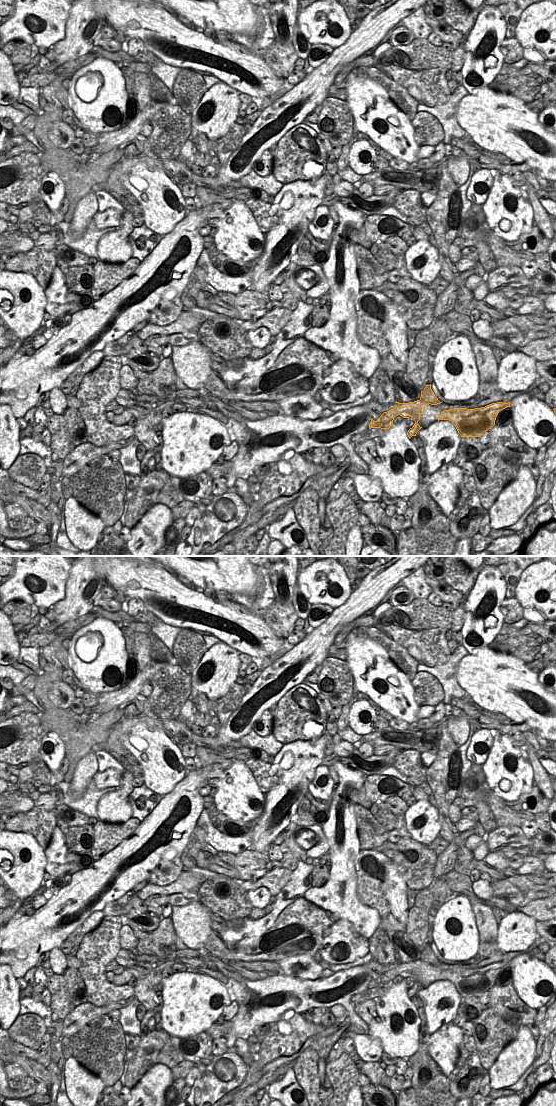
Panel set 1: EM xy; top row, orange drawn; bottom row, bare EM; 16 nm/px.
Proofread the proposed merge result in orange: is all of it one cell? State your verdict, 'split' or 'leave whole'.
split

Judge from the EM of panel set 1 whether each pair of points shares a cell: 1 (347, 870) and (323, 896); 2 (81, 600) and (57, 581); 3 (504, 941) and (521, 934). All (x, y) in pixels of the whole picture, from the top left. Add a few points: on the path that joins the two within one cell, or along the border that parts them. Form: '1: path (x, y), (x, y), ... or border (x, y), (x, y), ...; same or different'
1: path (343, 876), (329, 890); same
2: border (71, 566), (65, 596), (52, 605); different
3: path (508, 940), (514, 934), (517, 934); same

